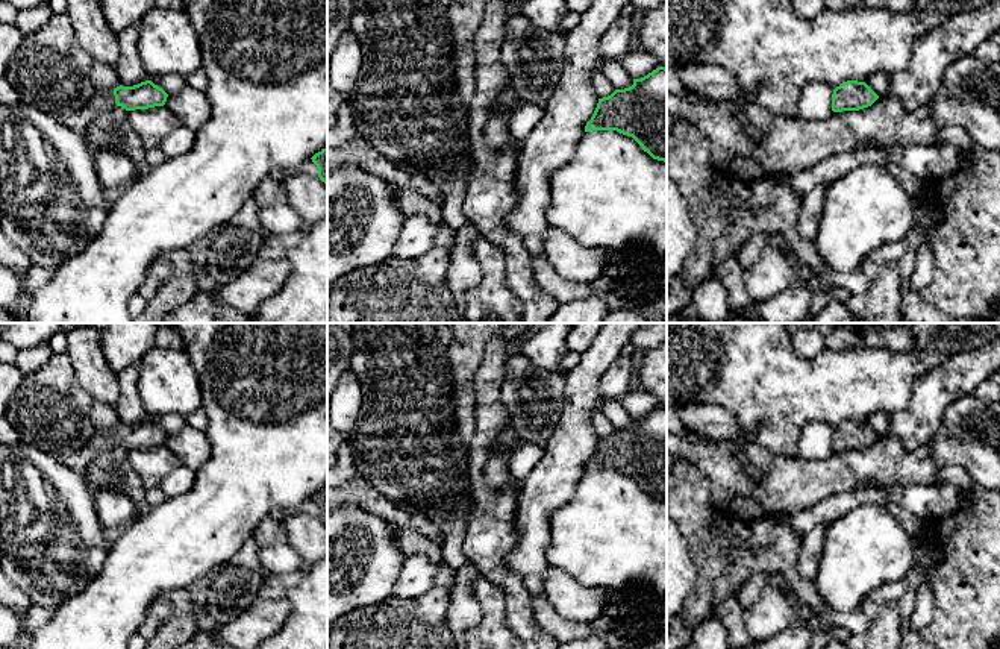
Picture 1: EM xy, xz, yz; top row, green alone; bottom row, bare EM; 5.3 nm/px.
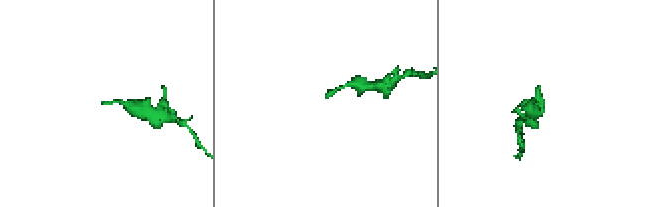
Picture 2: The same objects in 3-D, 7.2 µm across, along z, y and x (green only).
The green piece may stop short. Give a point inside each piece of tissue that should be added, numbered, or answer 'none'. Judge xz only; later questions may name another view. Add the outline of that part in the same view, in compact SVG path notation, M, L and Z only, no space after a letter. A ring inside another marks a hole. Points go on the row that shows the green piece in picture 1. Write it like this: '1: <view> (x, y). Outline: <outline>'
none

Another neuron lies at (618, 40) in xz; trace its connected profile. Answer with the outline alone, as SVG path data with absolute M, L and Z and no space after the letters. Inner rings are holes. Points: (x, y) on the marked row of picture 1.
M620 15L600 39L600 65L620 64L621 58L635 47L636 21Z

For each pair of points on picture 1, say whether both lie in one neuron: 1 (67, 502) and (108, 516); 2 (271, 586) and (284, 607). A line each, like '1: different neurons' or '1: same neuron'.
1: different neurons
2: different neurons

